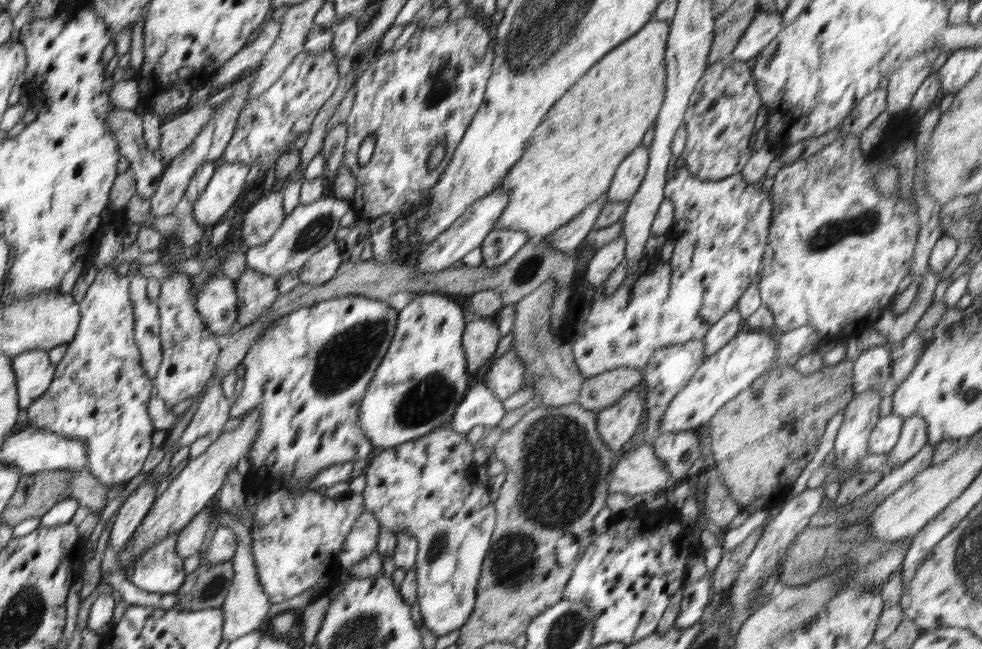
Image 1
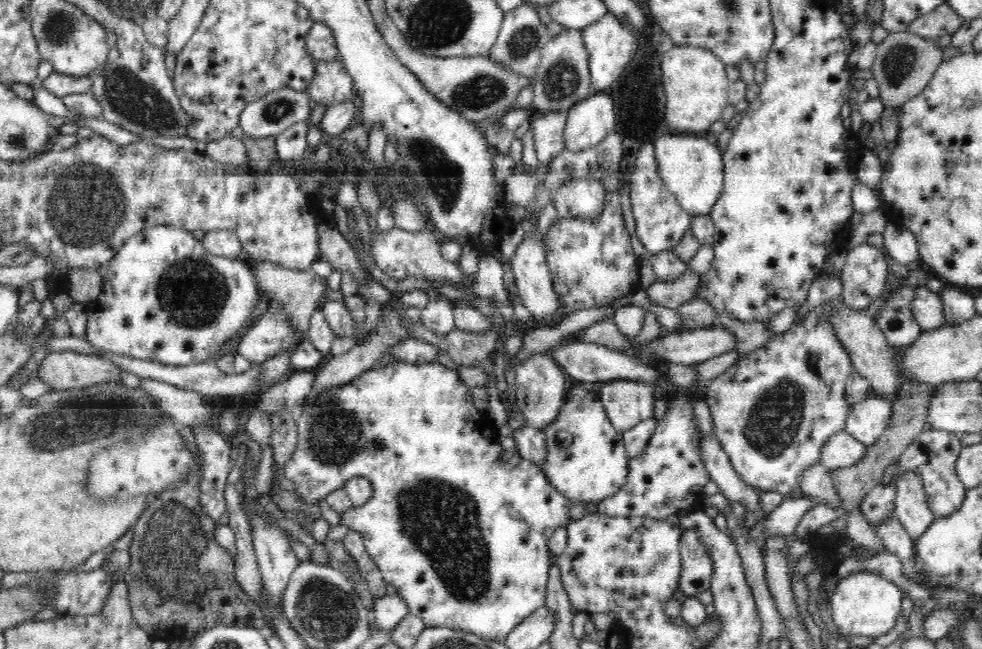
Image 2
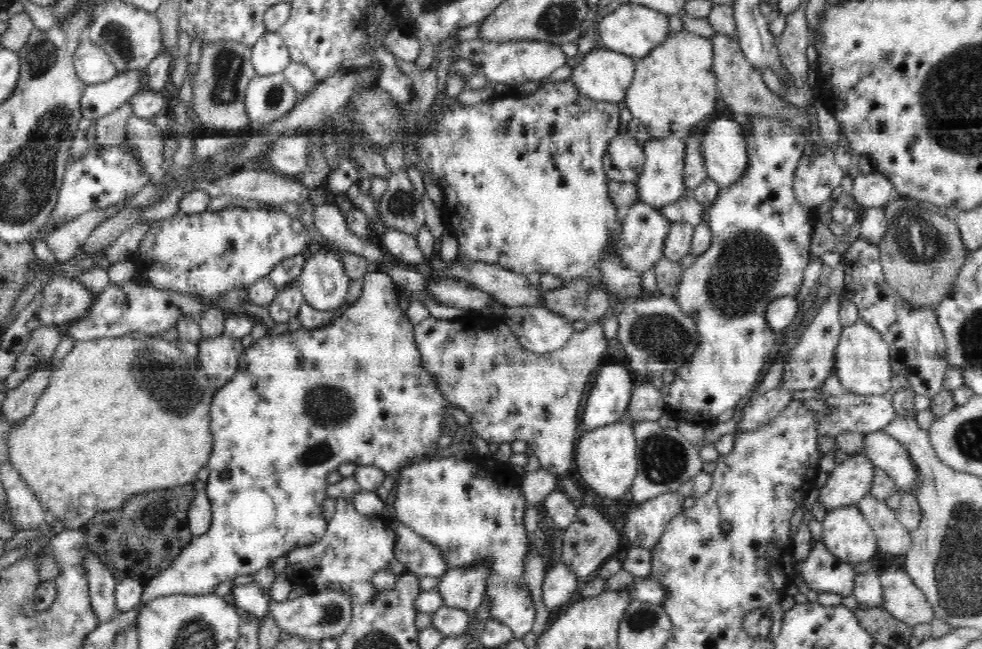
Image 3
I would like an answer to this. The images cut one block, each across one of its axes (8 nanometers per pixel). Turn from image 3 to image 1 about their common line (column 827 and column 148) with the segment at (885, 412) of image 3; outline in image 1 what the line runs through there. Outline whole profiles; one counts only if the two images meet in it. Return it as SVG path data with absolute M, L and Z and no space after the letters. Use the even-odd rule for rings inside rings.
M110 266L99 269L80 304L81 321L73 342L67 344L66 354L56 365L56 378L49 390L26 409L30 427L54 432L66 438L78 438L85 444L89 471L102 483L122 484L142 470L152 448L152 422L148 416L148 400L152 378L142 368L135 340L134 308L130 298L130 278L120 278Z

